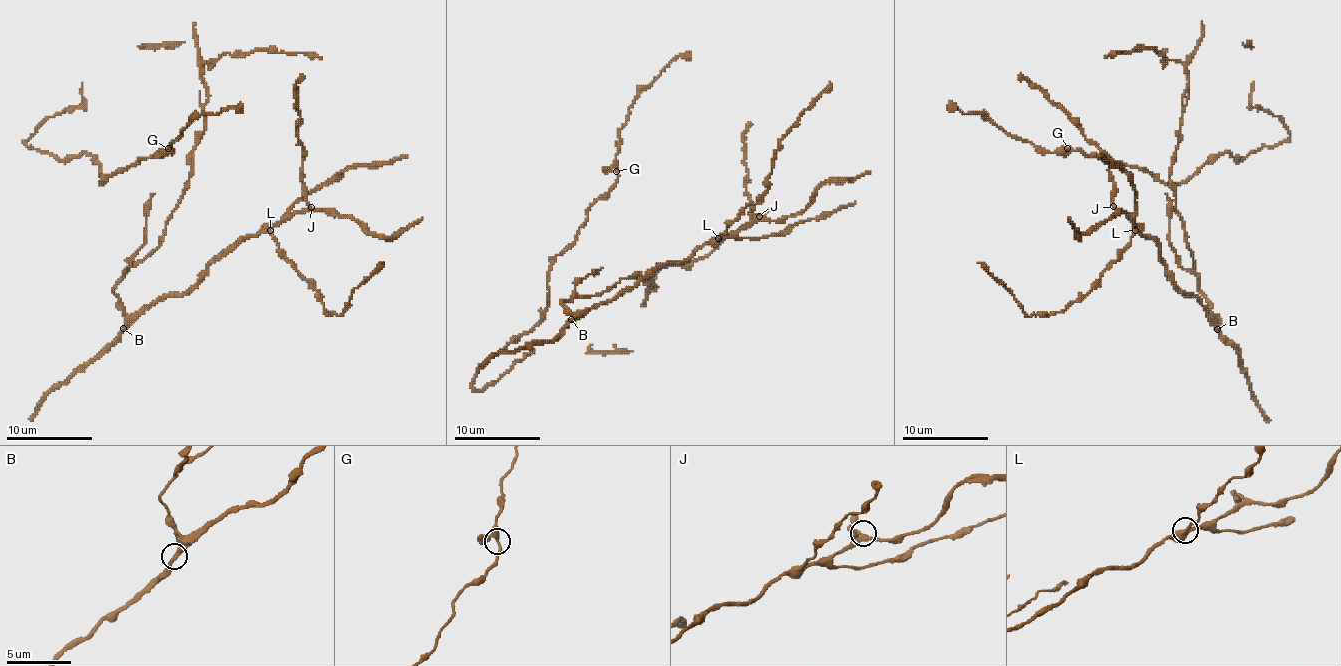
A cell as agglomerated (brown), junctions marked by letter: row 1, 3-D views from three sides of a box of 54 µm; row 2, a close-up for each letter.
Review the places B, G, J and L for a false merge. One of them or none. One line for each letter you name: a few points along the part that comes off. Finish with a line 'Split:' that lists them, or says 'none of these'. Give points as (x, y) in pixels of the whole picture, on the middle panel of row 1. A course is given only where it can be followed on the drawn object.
Split: none of these

